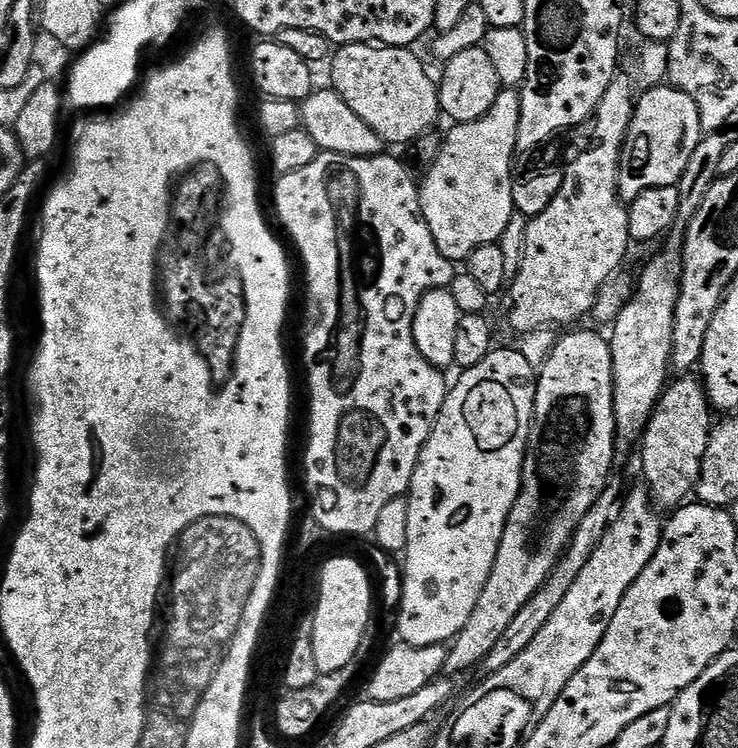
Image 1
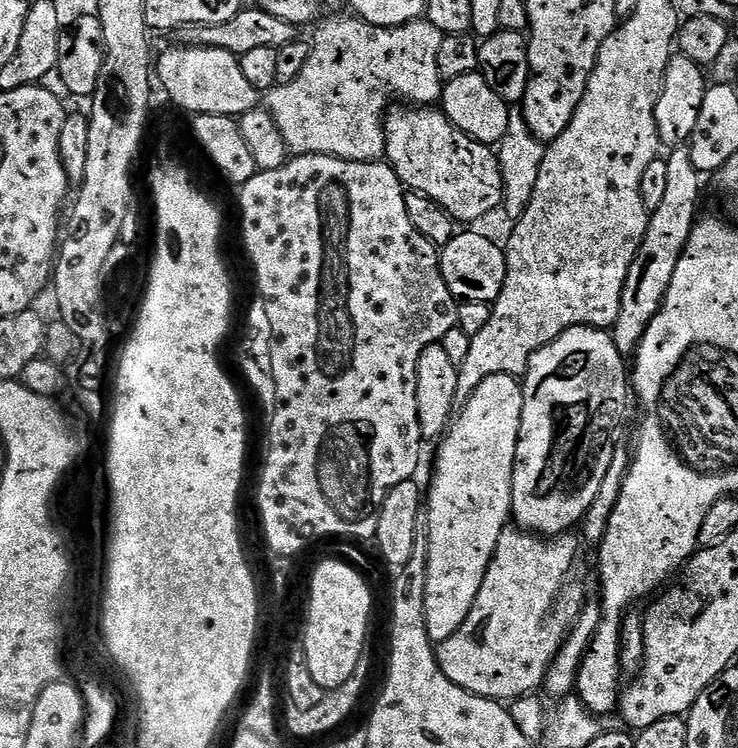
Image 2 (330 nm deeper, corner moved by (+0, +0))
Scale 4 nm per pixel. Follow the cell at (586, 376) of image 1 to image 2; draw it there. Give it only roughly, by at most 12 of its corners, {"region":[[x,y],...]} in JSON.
{"region":[[607,331],[528,359],[511,519],[583,521],[628,416]]}

